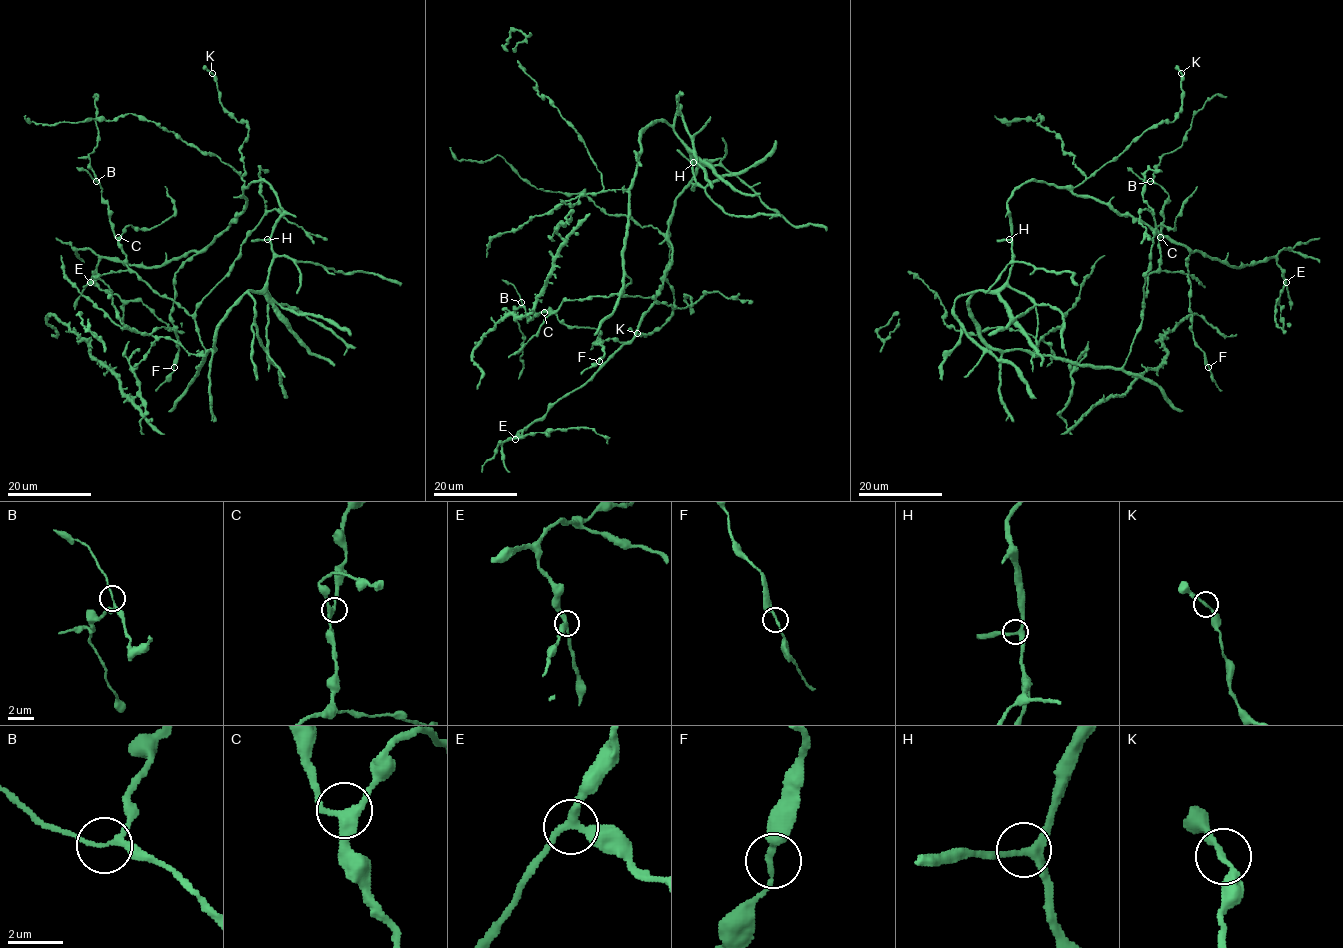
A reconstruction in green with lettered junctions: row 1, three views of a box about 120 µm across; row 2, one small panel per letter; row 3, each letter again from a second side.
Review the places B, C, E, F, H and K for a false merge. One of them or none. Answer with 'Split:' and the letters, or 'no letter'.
Split: no letter

